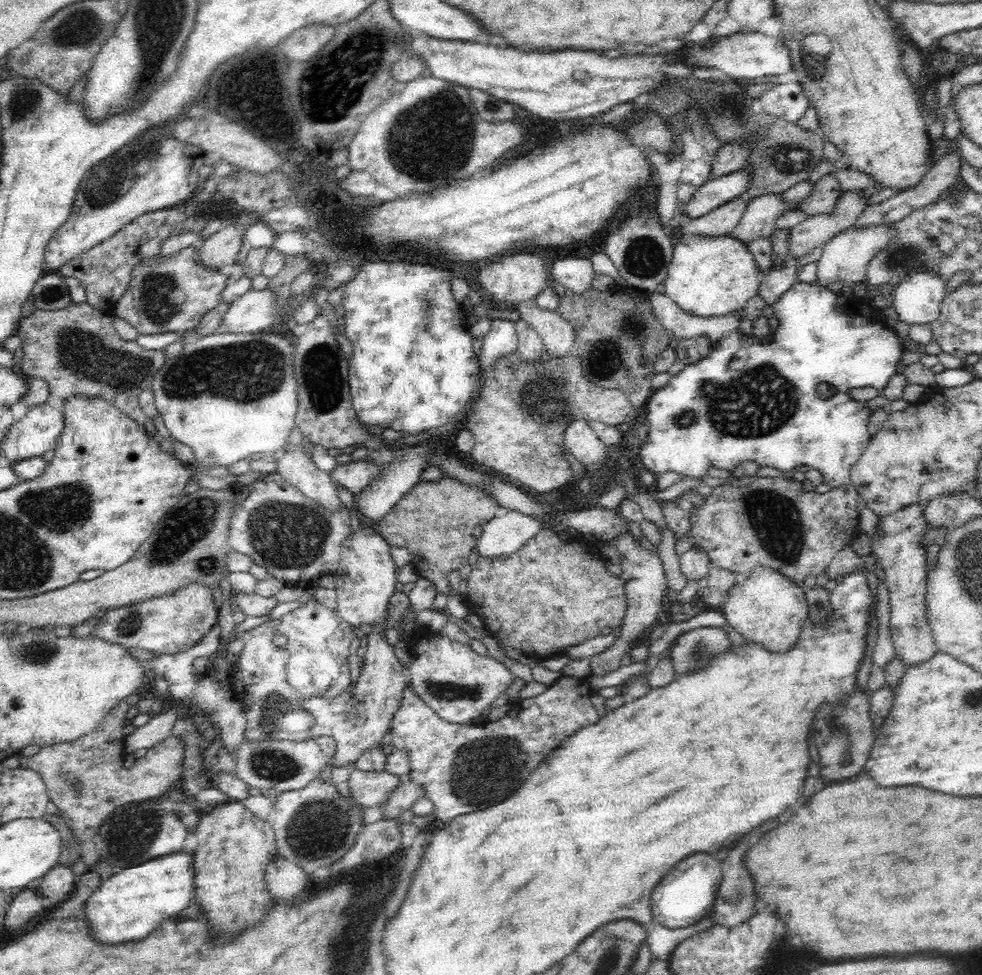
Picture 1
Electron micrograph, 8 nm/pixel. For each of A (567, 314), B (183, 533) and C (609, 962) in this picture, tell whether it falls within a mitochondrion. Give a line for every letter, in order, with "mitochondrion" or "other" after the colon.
A: other
B: mitochondrion
C: mitochondrion

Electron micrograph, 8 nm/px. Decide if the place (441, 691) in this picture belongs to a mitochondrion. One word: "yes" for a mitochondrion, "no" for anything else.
yes

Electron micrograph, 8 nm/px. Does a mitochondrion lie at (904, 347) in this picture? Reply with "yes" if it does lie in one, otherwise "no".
no

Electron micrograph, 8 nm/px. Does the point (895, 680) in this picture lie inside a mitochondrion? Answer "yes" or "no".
no

